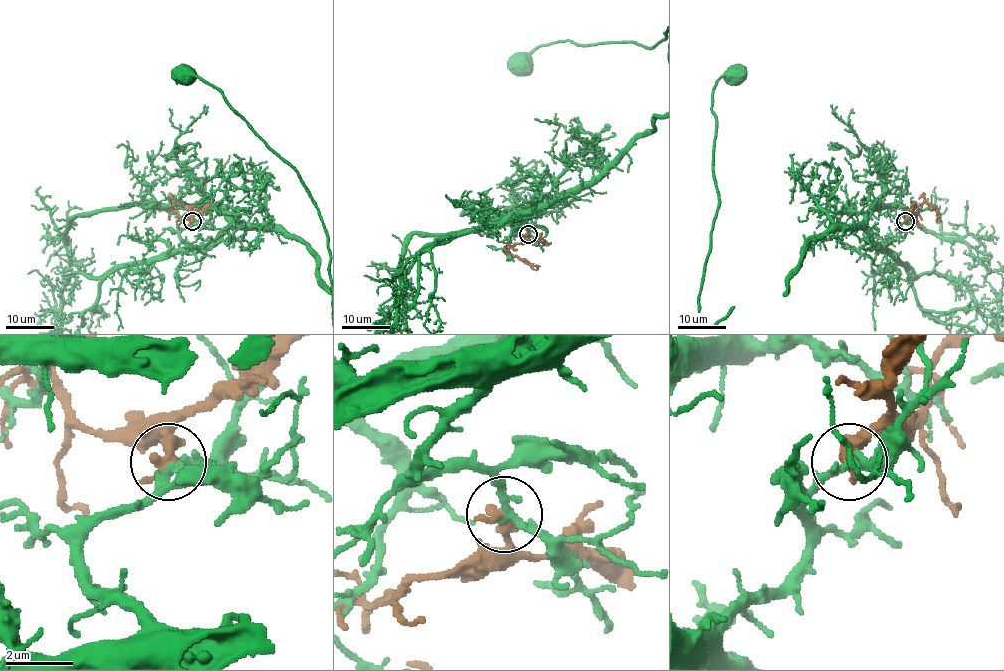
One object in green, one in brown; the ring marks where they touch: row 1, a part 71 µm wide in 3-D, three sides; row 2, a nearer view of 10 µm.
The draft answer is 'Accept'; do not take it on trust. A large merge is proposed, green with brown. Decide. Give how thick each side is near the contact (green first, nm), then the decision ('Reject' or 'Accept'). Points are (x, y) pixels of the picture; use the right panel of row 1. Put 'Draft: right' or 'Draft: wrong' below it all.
Thickness 240 nm (green) against 480 nm. Reject
Draft: wrong

